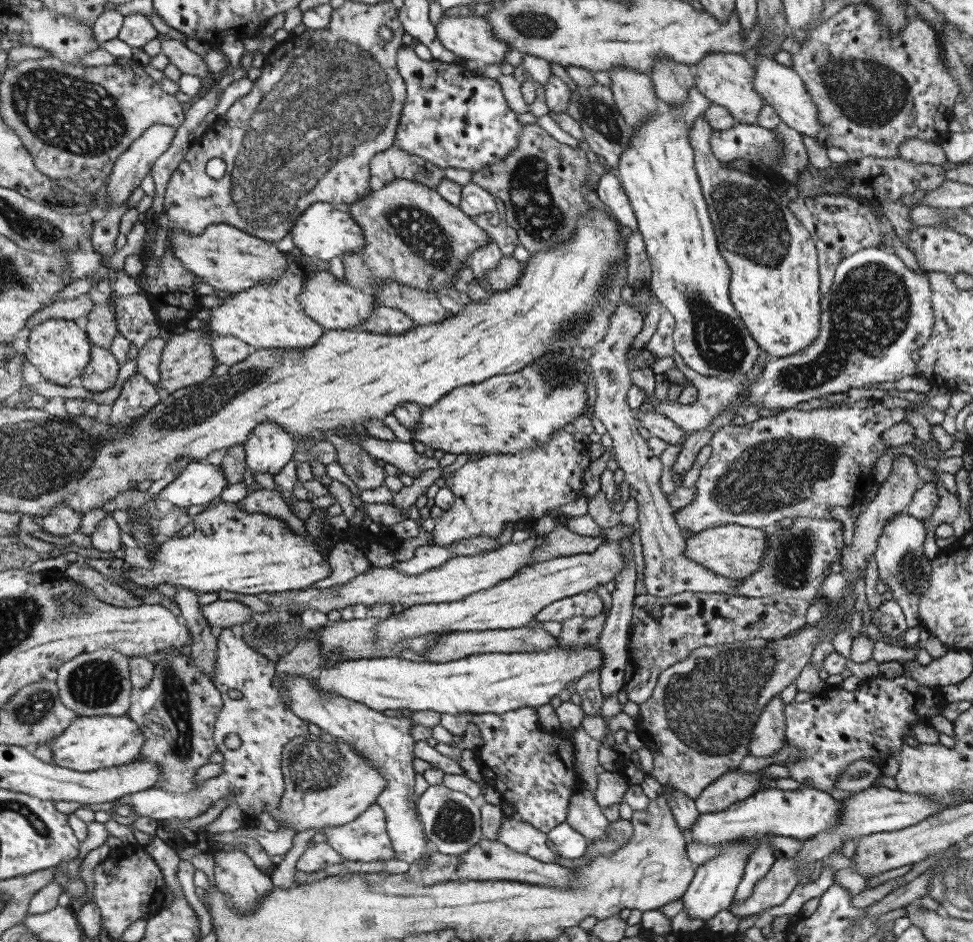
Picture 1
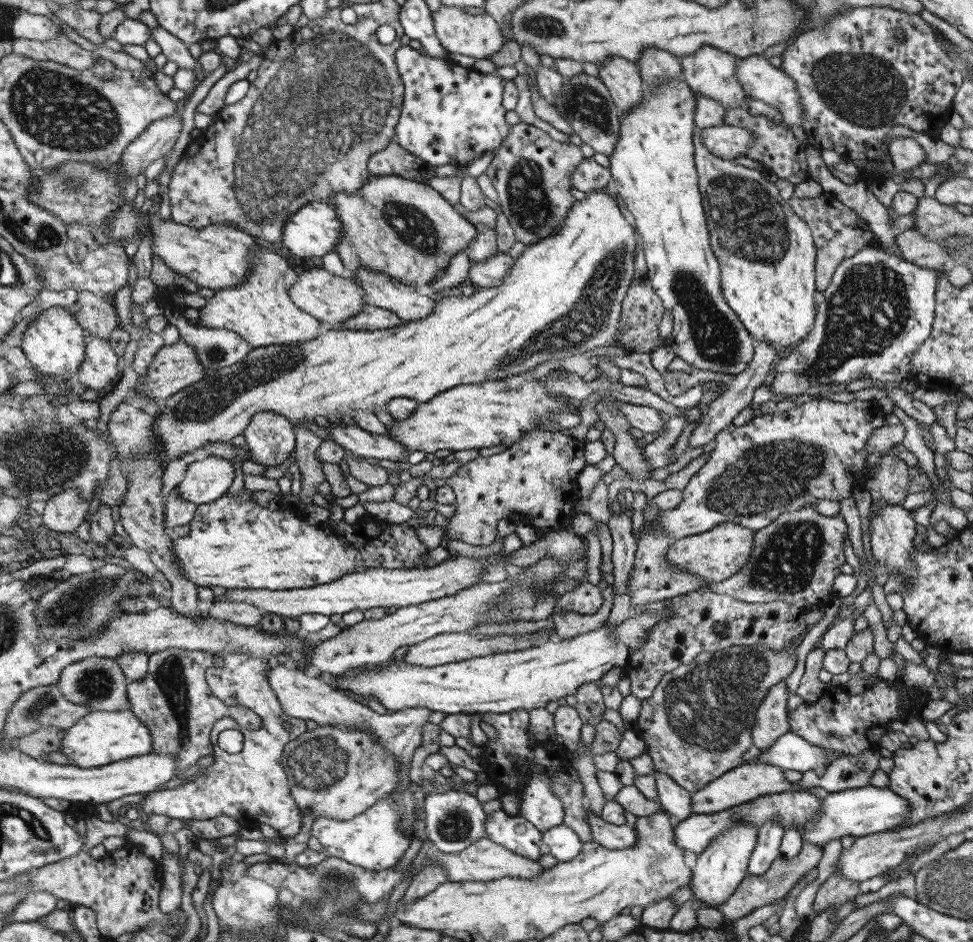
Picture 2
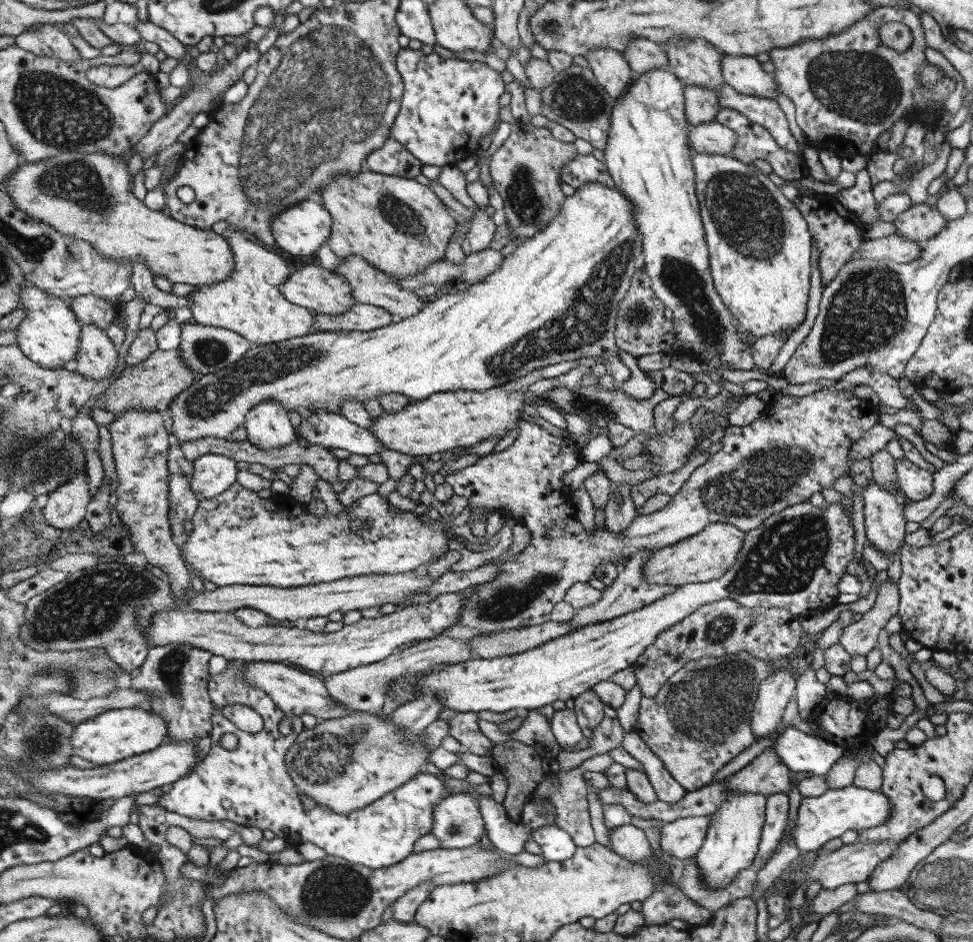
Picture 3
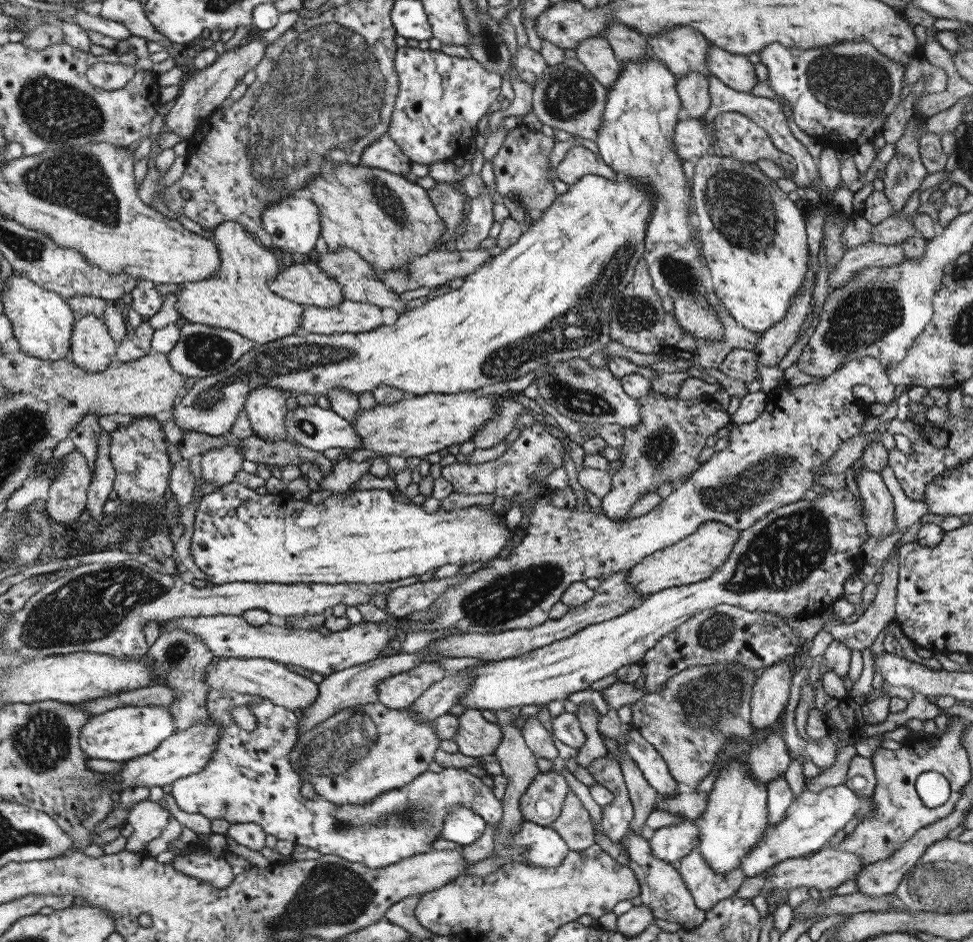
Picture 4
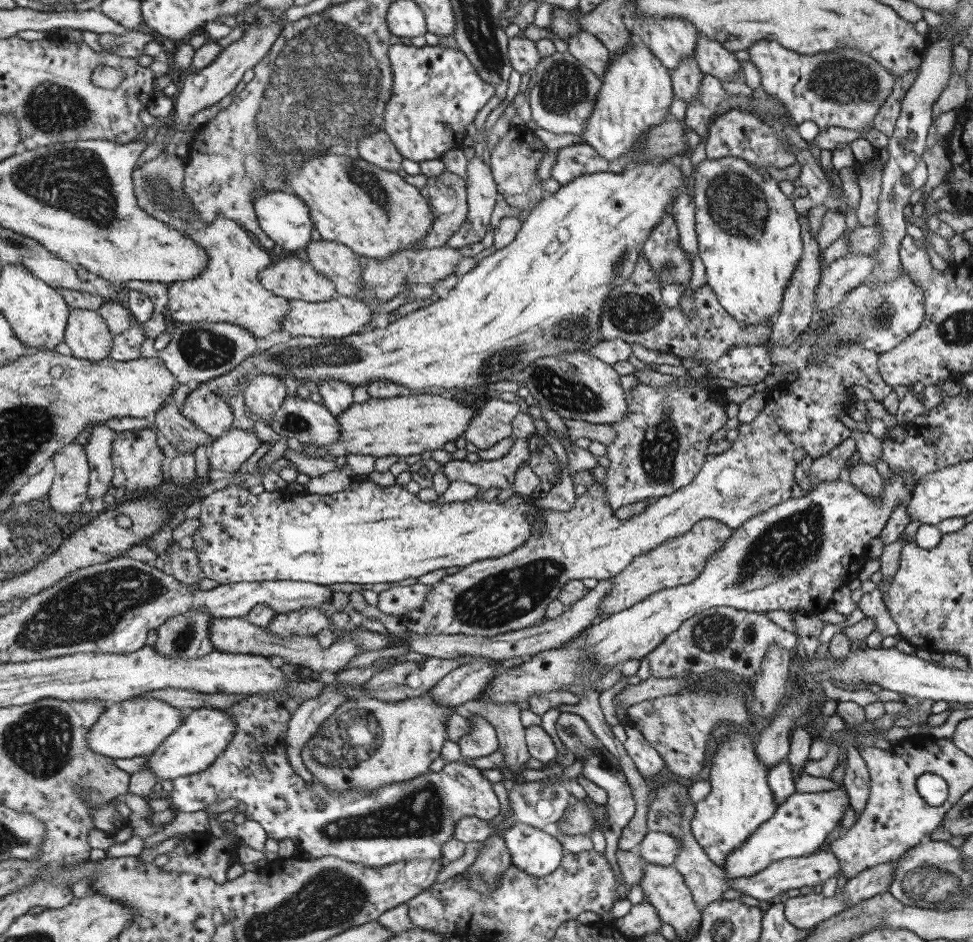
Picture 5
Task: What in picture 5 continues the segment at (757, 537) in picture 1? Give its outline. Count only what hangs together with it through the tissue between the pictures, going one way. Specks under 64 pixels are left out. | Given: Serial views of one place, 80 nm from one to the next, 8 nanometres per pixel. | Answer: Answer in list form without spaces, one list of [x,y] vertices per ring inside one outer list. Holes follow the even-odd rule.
[[[701,519],[681,536],[669,539],[633,558],[624,569],[610,579],[610,589],[606,597],[603,597],[598,604],[600,618],[604,619],[610,614],[625,610],[658,590],[691,582],[702,571],[707,557],[710,557],[710,554],[714,553],[730,537],[731,533],[732,529],[722,522],[715,519]]]

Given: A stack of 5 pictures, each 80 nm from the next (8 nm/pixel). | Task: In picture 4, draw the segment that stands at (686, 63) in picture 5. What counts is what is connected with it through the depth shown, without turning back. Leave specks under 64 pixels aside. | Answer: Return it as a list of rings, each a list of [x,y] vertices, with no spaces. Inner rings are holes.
[[[687,71],[683,76],[679,75],[675,77],[682,117],[700,120],[700,118],[705,116],[709,106],[708,79],[702,72],[697,71]]]

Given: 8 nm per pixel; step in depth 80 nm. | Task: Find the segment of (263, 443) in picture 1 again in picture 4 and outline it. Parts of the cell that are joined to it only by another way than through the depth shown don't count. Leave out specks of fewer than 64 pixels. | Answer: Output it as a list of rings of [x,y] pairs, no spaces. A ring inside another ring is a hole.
[[[269,385],[256,386],[247,393],[243,409],[253,435],[285,440],[287,434],[283,421],[286,408],[282,390]]]

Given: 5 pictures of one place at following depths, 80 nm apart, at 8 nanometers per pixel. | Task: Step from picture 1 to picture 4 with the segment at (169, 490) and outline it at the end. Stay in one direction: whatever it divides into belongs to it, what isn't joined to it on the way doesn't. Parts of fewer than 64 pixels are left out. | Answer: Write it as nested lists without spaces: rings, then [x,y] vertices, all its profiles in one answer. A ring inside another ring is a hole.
[[[229,443],[206,450],[200,458],[203,485],[213,486],[215,490],[234,480],[233,476],[241,469],[241,462],[244,460],[243,453]]]

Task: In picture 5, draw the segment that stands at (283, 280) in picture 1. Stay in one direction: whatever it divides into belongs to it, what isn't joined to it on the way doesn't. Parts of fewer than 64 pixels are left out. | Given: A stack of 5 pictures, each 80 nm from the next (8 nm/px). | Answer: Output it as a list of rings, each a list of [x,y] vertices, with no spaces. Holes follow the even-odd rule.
[[[157,152],[155,158],[134,167],[132,177],[138,206],[167,224],[167,227],[187,235],[205,251],[207,266],[201,274],[187,281],[167,284],[166,310],[175,323],[228,322],[242,326],[253,338],[265,338],[274,330],[281,330],[282,320],[288,311],[287,299],[272,294],[259,284],[259,272],[267,270],[273,260],[273,252],[263,250],[241,226],[230,219],[217,216],[205,224],[188,205],[183,192],[184,163],[177,155]]]

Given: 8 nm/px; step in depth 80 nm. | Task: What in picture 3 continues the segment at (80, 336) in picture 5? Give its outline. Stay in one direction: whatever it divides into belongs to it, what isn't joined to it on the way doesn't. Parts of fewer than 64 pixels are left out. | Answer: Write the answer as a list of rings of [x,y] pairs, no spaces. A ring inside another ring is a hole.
[[[93,323],[82,324],[82,349],[74,369],[84,377],[101,381],[122,366],[122,350],[115,346],[108,332]]]

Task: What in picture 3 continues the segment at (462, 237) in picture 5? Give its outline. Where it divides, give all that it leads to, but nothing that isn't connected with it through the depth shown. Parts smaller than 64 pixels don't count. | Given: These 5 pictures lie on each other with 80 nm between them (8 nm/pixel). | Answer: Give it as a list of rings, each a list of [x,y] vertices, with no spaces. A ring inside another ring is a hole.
[[[474,210],[471,226],[469,226],[469,230],[459,242],[463,253],[466,255],[487,250],[495,232],[496,227],[491,218],[483,210]]]

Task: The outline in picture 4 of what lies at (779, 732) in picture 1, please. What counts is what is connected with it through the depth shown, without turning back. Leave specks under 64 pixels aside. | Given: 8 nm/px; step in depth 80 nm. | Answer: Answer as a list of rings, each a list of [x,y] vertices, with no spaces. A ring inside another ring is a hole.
[[[777,659],[759,672],[751,692],[749,724],[762,729],[774,724],[783,714],[791,688],[789,659]]]

